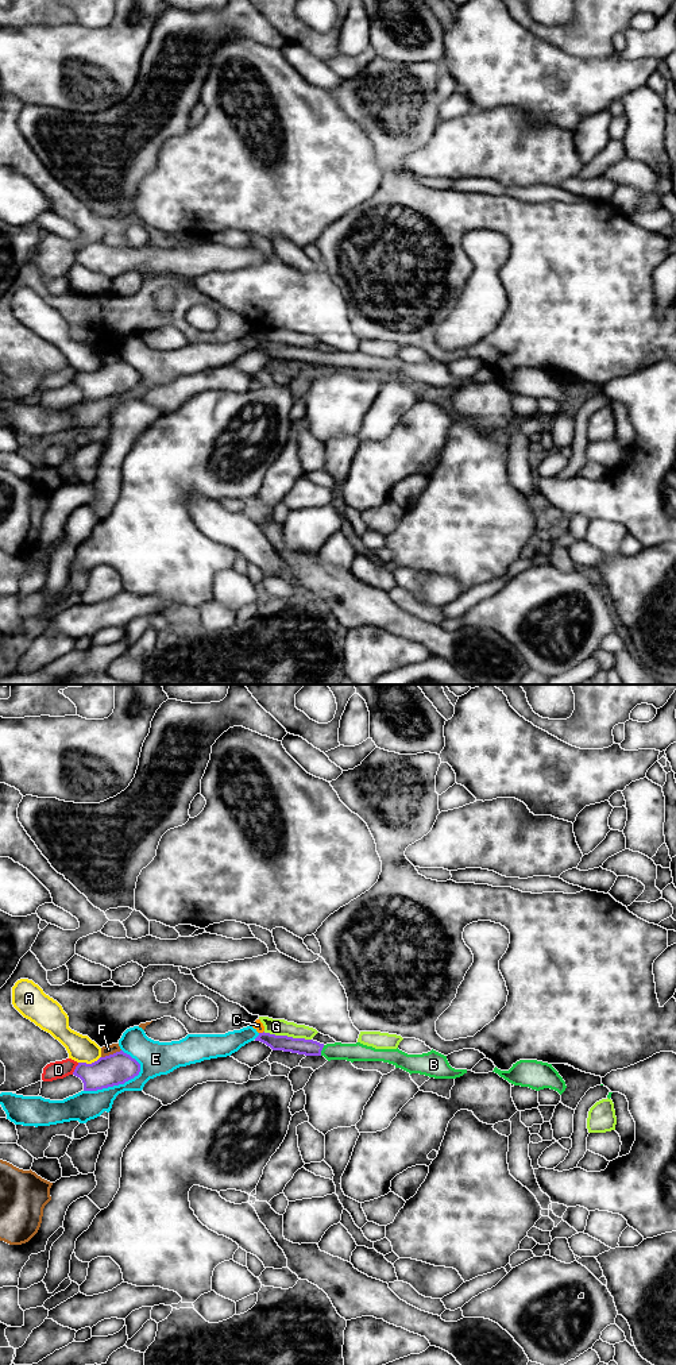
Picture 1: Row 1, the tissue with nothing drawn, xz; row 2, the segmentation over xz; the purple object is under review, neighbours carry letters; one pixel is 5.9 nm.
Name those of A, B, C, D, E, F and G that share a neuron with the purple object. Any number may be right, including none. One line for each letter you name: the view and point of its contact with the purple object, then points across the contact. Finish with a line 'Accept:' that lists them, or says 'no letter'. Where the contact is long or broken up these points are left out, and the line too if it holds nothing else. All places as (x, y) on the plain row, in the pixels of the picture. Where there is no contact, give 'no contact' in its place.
B: xz (321, 358) | across xz (281, 351), (321, 358), (351, 361)
Accept: B

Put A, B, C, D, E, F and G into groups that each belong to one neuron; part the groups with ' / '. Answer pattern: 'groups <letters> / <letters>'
groups A / B / C / D / E / F / G

